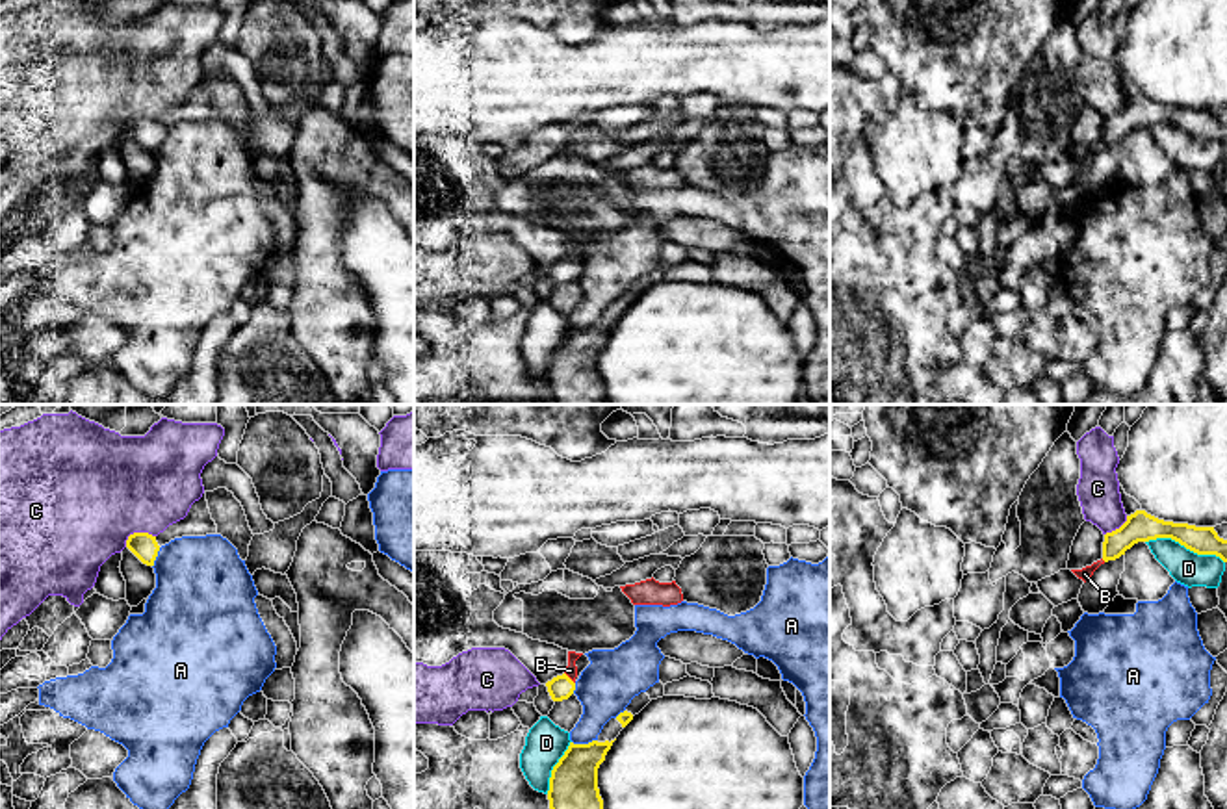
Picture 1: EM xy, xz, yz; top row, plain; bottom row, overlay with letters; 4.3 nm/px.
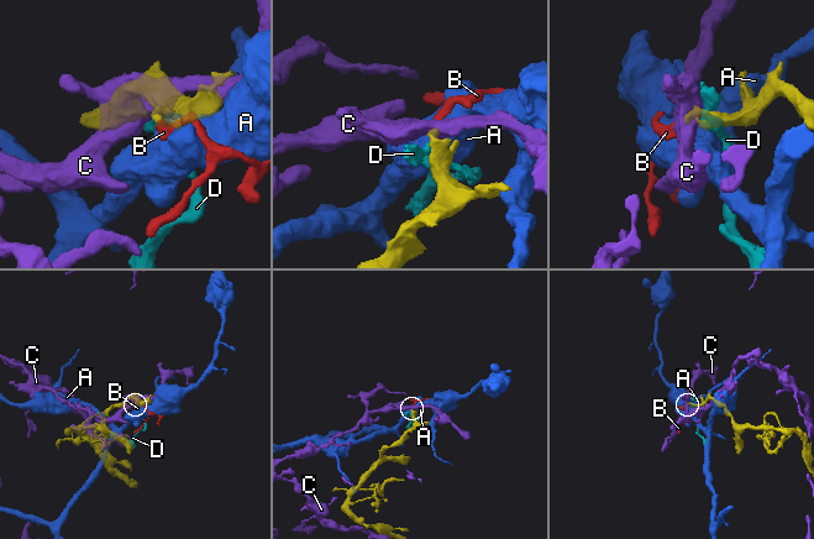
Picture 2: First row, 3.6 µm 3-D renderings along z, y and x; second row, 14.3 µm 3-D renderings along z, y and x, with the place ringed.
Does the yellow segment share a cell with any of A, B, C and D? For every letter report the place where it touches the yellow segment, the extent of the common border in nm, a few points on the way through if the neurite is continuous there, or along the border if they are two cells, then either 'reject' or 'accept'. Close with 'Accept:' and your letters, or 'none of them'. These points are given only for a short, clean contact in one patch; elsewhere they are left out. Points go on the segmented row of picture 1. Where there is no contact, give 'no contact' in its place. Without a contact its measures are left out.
A: xz (583, 744) | 110 nm | reject
B: xz (568, 678) | 70 nm | across xz (561, 687), (568, 678), (570, 670) | accept
C: xy (136, 533) | 140 nm | along xy (154, 537), (132, 533), (125, 546) | reject
D: yz (1185, 546) | 360 nm | along yz (1146, 540), (1174, 539), (1198, 553), (1214, 553), (1224, 563) | reject
Accept: B

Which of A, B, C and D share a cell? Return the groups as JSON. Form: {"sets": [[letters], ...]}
{"sets": [["A"], ["B"], ["C"], ["D"]]}

